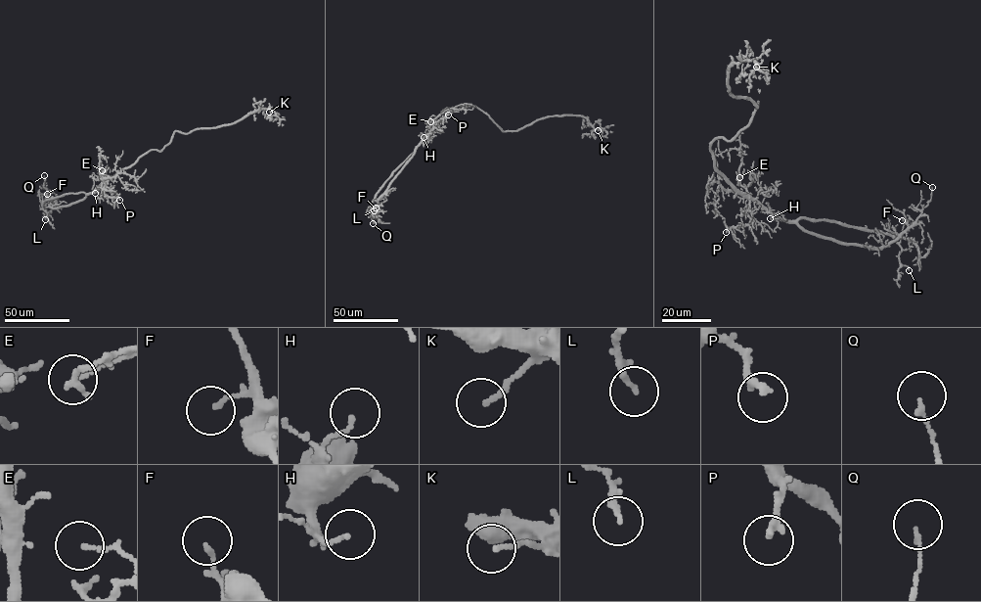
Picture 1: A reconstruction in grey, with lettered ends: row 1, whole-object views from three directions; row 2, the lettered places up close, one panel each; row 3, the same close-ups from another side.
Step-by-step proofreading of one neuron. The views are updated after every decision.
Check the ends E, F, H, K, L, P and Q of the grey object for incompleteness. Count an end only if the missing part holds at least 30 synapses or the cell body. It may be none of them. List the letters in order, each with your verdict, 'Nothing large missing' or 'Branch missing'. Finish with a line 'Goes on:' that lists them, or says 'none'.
E: Nothing large missing
F: Nothing large missing
H: Branch missing
K: Nothing large missing
L: Nothing large missing
P: Branch missing
Q: Nothing large missing
Goes on: H, P

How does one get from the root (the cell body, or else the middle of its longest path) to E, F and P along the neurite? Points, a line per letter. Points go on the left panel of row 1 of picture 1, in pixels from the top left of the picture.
E: (140, 157), (109, 178), (102, 179), (102, 170)
F: (140, 157), (78, 202), (52, 208), (47, 194)
P: (140, 157), (105, 182), (105, 196), (119, 200)

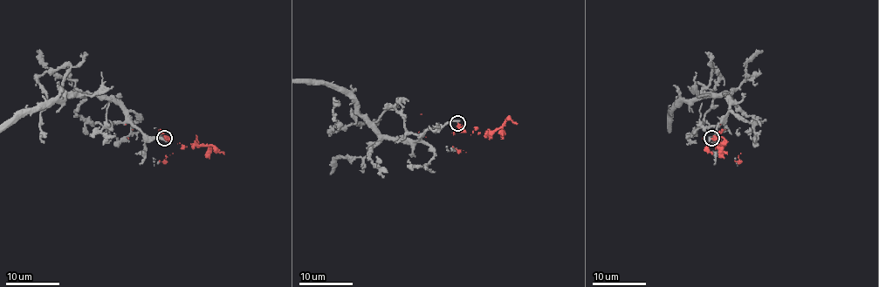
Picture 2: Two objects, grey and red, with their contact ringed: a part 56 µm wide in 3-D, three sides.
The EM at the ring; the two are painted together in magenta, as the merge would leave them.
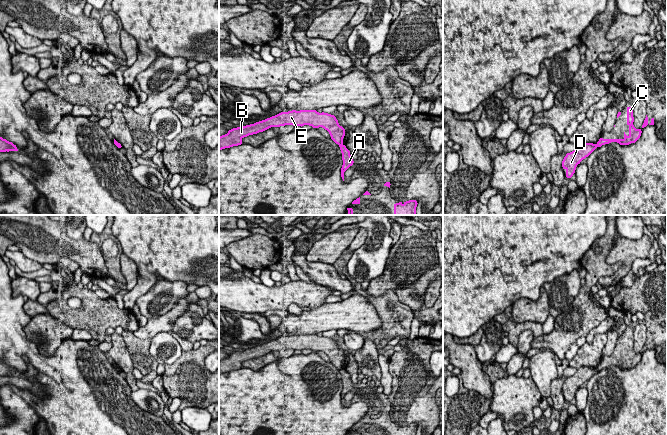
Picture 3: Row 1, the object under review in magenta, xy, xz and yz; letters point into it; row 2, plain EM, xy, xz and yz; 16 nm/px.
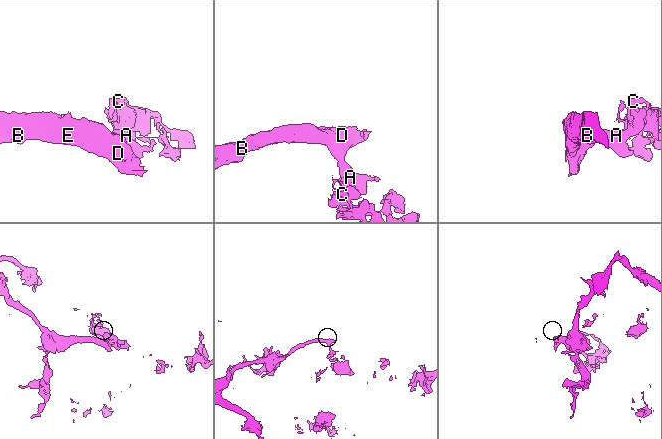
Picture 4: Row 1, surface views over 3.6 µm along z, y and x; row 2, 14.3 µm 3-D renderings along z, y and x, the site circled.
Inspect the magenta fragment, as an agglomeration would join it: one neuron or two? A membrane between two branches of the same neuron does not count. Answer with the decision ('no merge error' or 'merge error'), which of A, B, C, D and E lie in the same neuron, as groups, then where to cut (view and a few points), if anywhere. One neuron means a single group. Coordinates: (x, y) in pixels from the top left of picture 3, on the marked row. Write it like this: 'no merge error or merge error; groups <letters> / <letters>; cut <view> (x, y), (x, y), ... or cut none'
merge error; groups A C / B D E; cut xz (342, 144), (339, 146)

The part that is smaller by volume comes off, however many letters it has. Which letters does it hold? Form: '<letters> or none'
A, C

